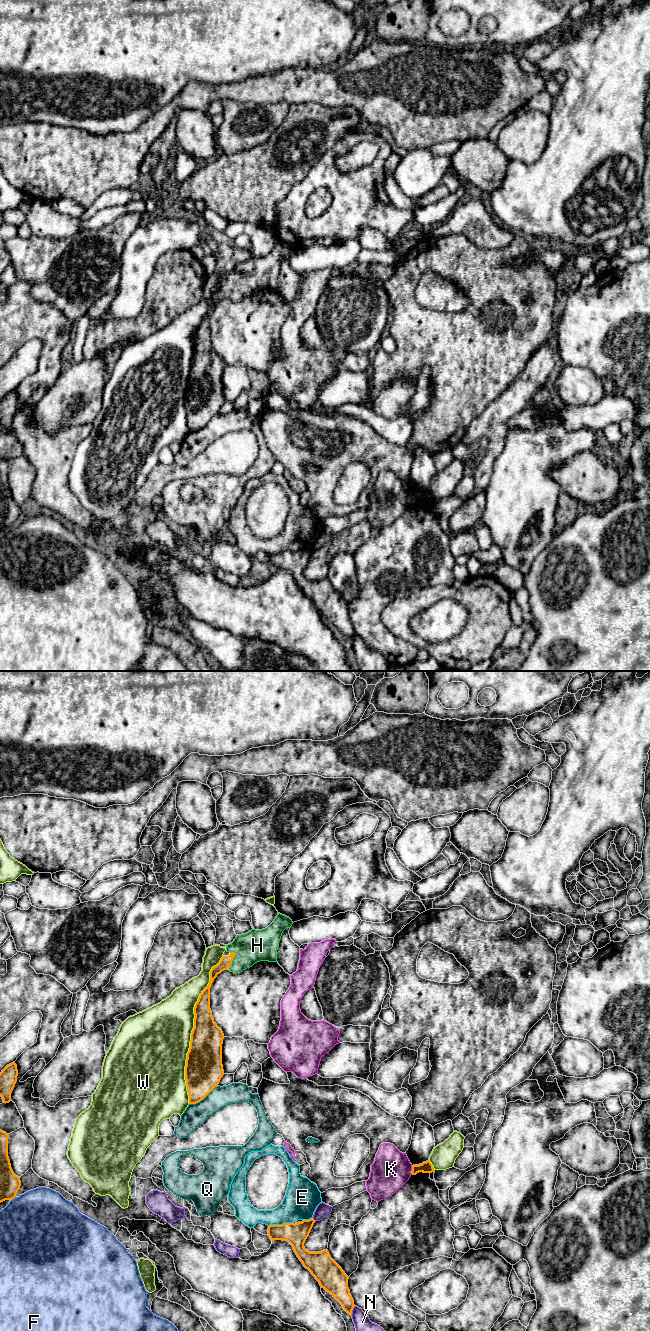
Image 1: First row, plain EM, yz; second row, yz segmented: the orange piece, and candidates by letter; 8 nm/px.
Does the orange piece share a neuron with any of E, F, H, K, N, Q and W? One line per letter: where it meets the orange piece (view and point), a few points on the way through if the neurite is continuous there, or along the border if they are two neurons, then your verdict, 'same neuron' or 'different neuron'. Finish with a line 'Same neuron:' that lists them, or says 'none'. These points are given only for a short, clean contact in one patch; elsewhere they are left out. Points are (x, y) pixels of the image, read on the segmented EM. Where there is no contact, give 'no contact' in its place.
E: yz (280, 1225) | different neuron
F: yz (12, 1198) | different neuron
H: yz (232, 959) | across yz (226, 961), (232, 959), (257, 945) | same neuron
K: yz (412, 1170) | different neuron
N: yz (352, 1309) | different neuron
Q: yz (203, 1098) | different neuron
W: yz (192, 1030) | different neuron
Same neuron: H

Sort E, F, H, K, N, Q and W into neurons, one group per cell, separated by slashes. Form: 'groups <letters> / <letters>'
groups E / F / H / K / N / Q / W

